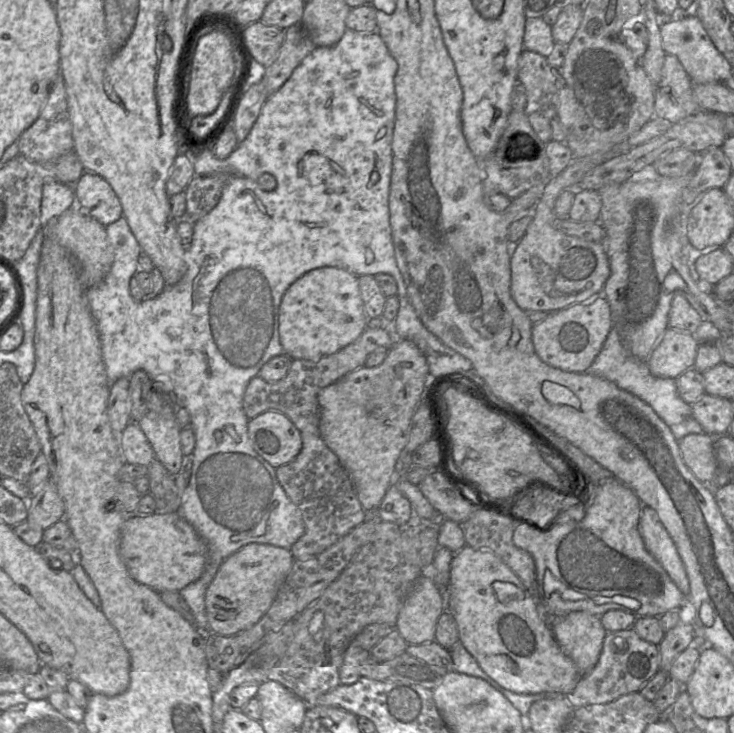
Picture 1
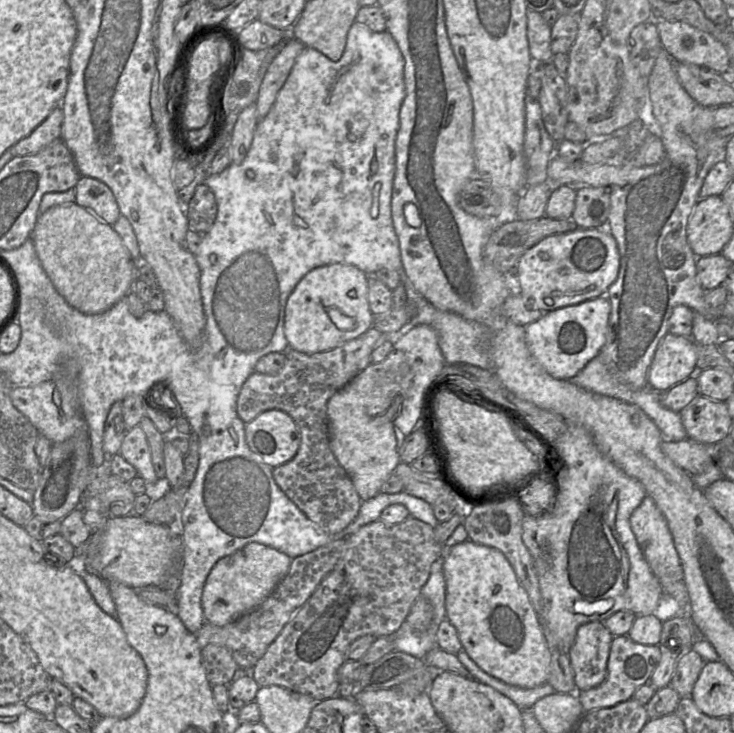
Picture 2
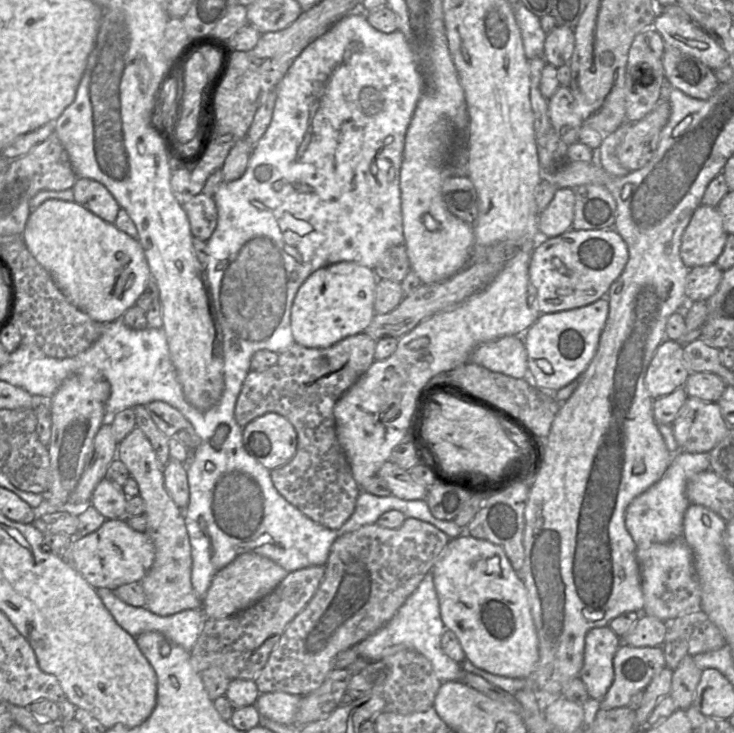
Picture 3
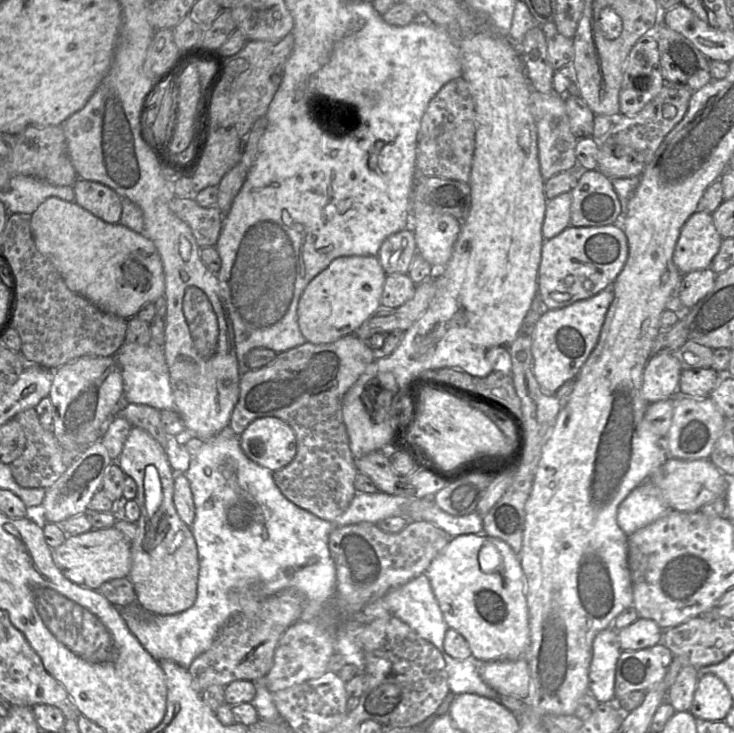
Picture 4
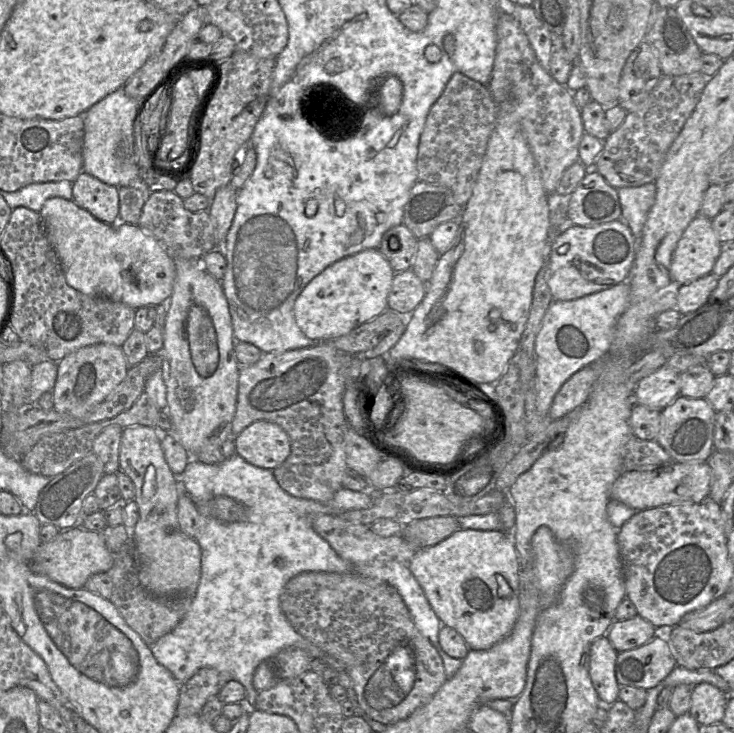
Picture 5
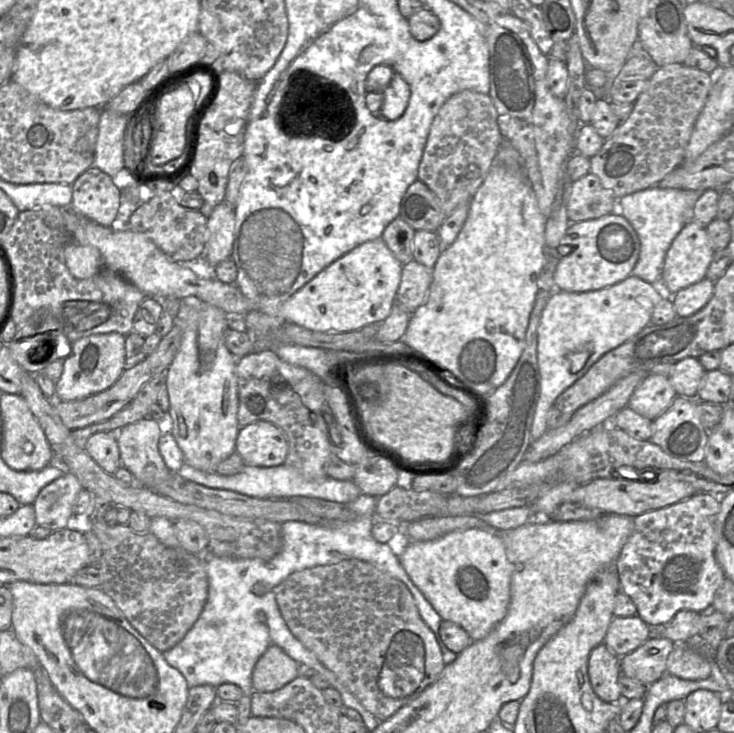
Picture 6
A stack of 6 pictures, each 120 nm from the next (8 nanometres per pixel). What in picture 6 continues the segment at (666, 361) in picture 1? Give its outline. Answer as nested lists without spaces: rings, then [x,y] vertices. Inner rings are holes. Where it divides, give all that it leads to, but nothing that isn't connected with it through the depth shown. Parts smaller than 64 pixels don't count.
[[[647,373],[632,393],[627,406],[638,414],[654,420],[670,406],[676,396],[669,377]]]

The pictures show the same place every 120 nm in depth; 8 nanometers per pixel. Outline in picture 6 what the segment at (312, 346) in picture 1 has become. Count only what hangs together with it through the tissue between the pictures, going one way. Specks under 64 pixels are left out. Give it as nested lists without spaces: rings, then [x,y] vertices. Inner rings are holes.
[[[381,238],[366,241],[332,262],[281,307],[281,317],[308,330],[341,333],[382,323],[391,313],[403,265]]]

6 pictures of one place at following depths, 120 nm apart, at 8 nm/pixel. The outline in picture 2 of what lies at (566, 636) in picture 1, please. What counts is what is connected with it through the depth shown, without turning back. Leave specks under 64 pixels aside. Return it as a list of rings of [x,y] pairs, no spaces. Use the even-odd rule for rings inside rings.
[[[592,621],[578,627],[569,648],[576,691],[597,687],[606,679],[613,637],[602,621]]]

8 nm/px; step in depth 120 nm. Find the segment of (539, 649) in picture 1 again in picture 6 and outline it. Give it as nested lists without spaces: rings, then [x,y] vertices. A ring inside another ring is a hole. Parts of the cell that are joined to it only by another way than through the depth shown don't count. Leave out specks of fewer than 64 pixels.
[[[469,528],[450,532],[431,541],[409,541],[399,559],[410,579],[442,620],[461,626],[472,641],[485,638],[505,618],[510,603],[513,565],[508,559],[502,538],[496,532]]]

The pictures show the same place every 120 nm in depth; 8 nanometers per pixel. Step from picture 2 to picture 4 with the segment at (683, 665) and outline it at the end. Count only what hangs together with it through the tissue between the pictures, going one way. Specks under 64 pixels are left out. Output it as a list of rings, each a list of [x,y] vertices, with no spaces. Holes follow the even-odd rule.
[[[683,666],[675,682],[667,692],[667,701],[676,712],[690,711],[700,670],[693,666]]]

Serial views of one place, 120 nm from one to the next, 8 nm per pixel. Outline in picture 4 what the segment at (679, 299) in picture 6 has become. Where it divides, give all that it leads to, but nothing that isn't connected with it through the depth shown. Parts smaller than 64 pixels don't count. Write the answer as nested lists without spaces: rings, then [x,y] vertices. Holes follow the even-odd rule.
[[[709,267],[682,276],[678,298],[687,308],[692,308],[713,288],[717,274]]]

